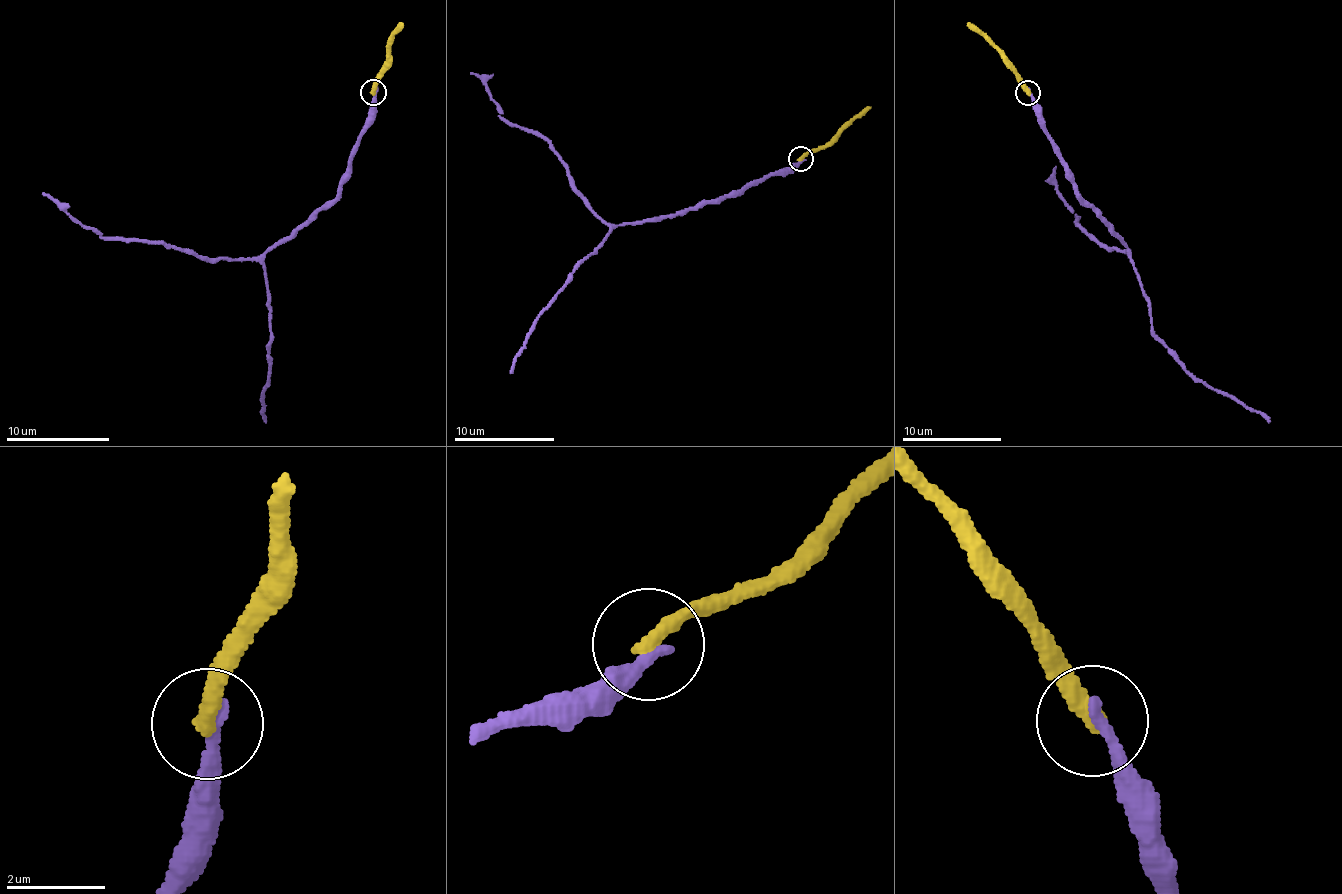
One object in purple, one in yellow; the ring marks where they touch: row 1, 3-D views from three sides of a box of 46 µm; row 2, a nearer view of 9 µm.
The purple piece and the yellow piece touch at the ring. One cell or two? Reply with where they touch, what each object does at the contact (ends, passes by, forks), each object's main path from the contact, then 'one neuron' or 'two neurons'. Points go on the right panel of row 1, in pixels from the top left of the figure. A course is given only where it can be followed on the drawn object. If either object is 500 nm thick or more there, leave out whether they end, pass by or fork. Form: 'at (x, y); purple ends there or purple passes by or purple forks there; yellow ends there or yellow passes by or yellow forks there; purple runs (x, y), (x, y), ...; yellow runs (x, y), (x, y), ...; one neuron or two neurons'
at (1028, 92); purple ends there; yellow ends there; purple runs (1030, 93), (1073, 190), (1125, 252), (1106, 249), (1079, 225), (1054, 167); yellow runs (1027, 93), (1027, 86), (999, 47), (967, 23); one neuron

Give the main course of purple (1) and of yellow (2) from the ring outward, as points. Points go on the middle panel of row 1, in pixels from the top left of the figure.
1: (800, 160), (745, 190), (674, 216), (609, 222), (599, 217), (546, 141), (505, 119), (471, 72)
2: (800, 158), (831, 141), (870, 106)

